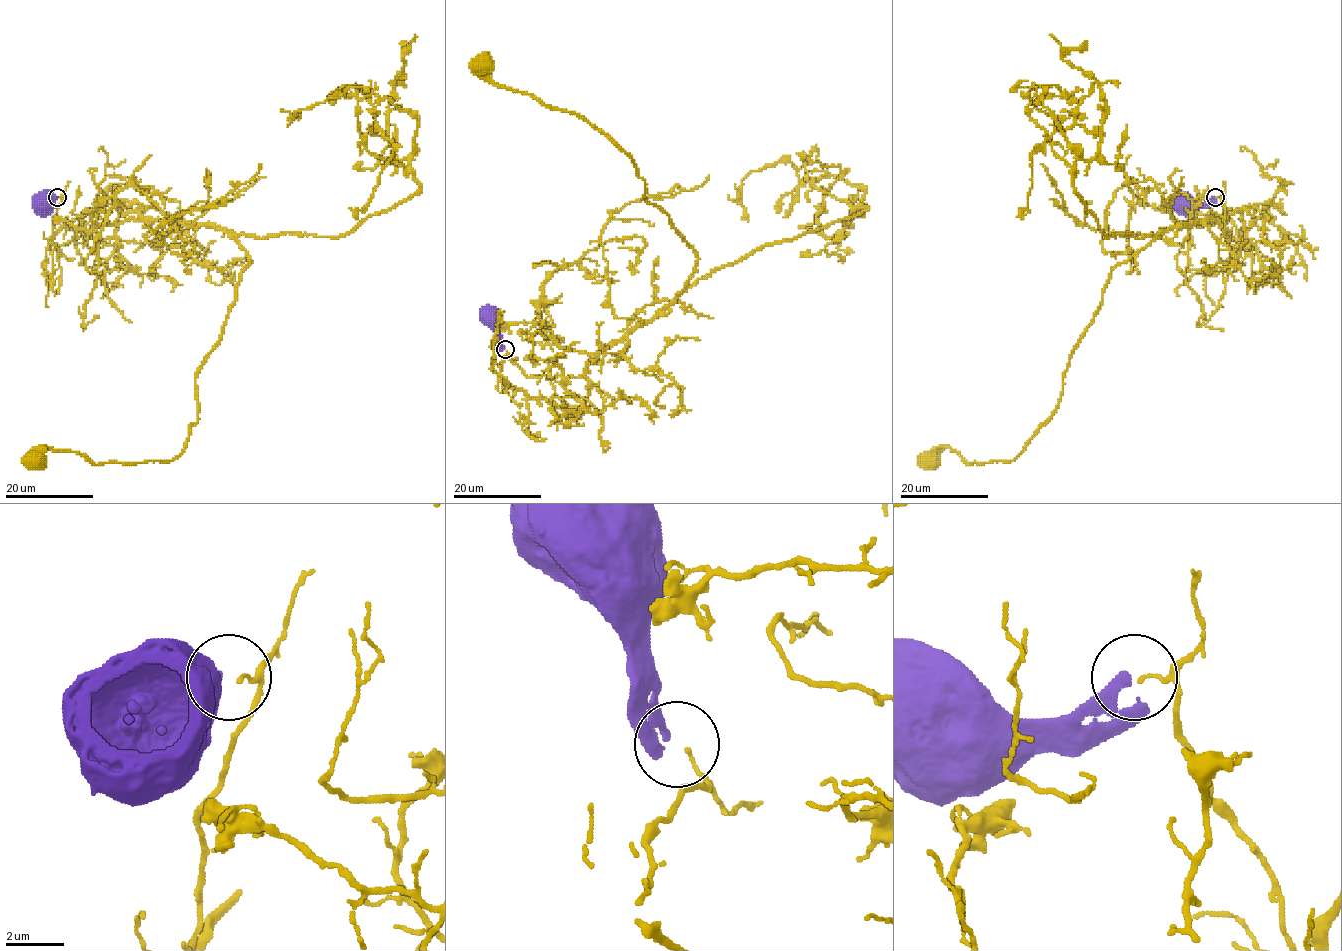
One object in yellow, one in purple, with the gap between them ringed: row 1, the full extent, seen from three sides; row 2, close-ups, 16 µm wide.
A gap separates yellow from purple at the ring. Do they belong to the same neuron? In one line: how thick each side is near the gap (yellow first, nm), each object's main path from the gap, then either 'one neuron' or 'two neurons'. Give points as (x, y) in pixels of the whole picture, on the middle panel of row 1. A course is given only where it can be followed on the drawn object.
calibres 120 and 280 nm; course yellow (506, 350), (511, 386), (575, 409), (589, 361), (671, 301), (697, 253), (625, 152), (484, 67); course purple (503, 349), (500, 331), (491, 318); two neurons

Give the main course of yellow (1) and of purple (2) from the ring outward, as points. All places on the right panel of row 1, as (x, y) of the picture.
1: (1216, 197), (1240, 238), (1275, 205), (1176, 224), (1119, 262), (1018, 455), (932, 460)
2: (1214, 196), (1205, 203), (1184, 202)

